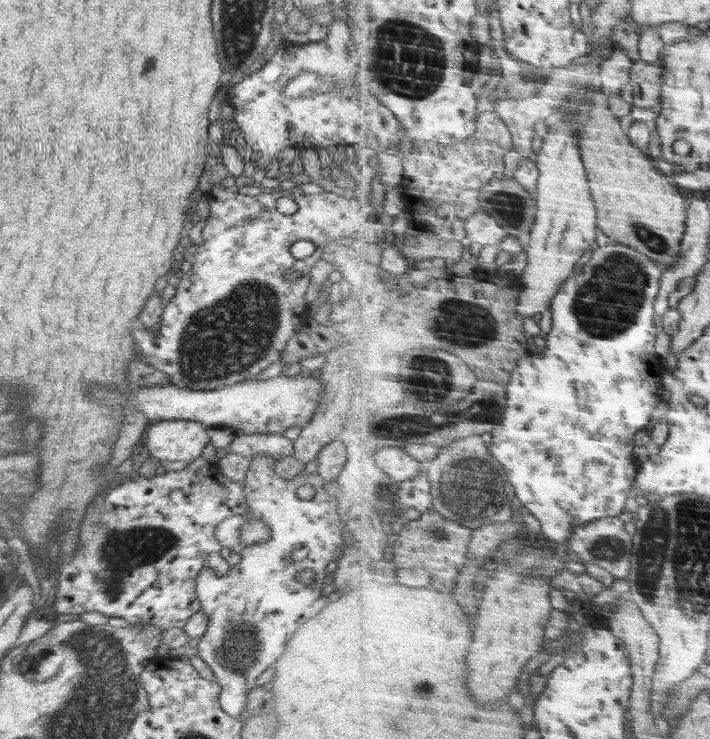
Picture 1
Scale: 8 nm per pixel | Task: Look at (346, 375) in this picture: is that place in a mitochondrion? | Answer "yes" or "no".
no

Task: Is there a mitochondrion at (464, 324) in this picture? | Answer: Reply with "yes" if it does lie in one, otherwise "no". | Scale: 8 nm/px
yes

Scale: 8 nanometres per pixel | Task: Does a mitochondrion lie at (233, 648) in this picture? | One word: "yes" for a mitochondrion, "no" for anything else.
yes

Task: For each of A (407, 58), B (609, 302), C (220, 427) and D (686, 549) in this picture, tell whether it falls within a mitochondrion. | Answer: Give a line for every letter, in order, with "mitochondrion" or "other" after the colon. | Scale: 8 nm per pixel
A: mitochondrion
B: mitochondrion
C: other
D: mitochondrion

